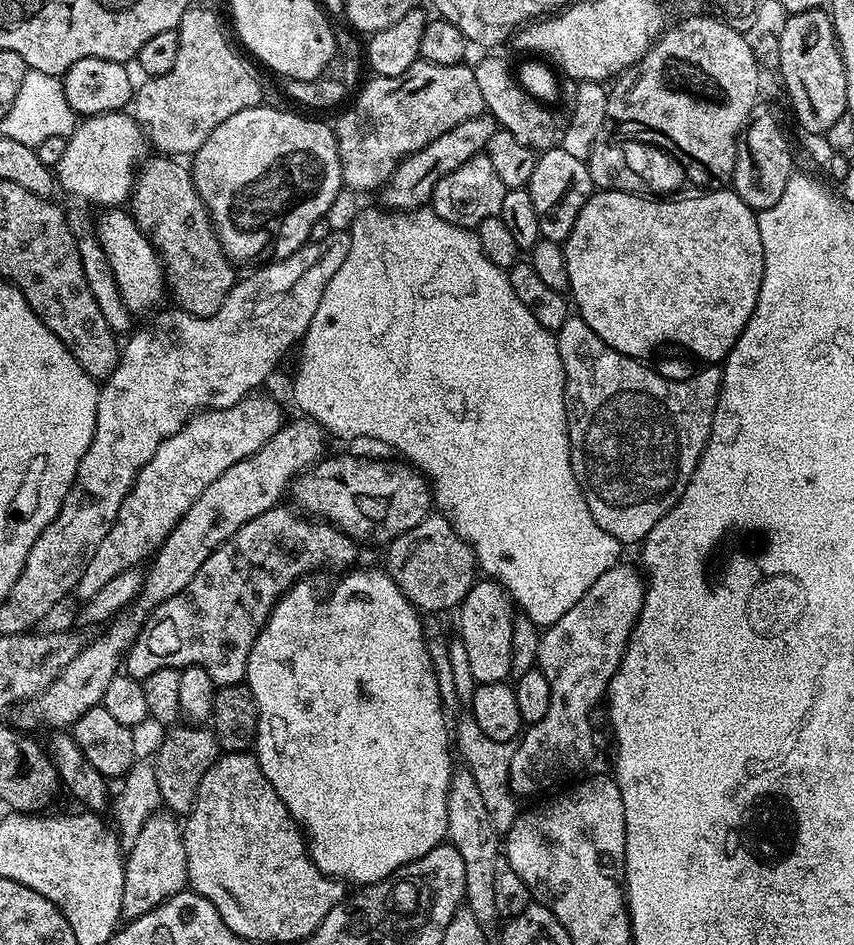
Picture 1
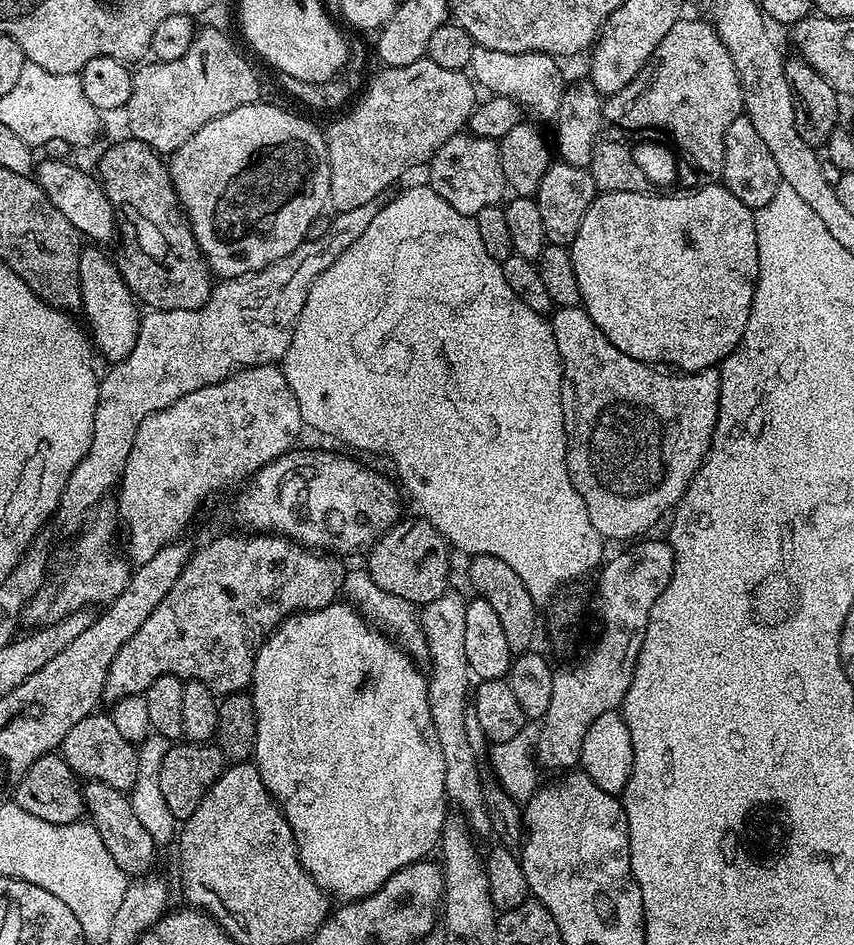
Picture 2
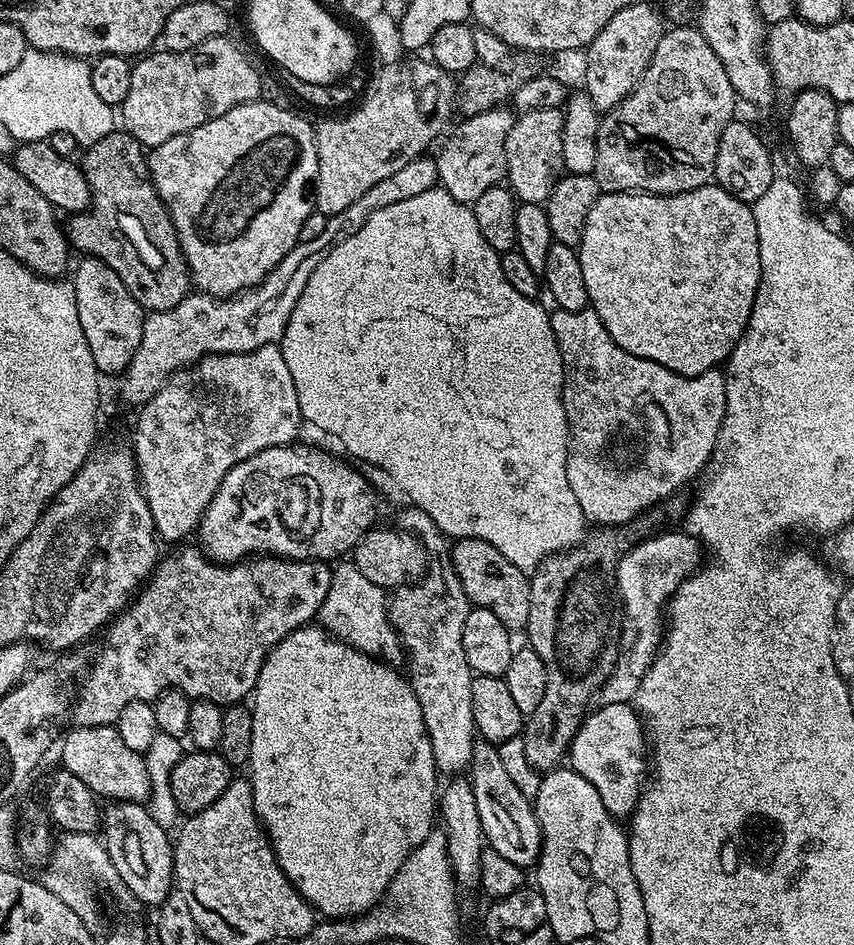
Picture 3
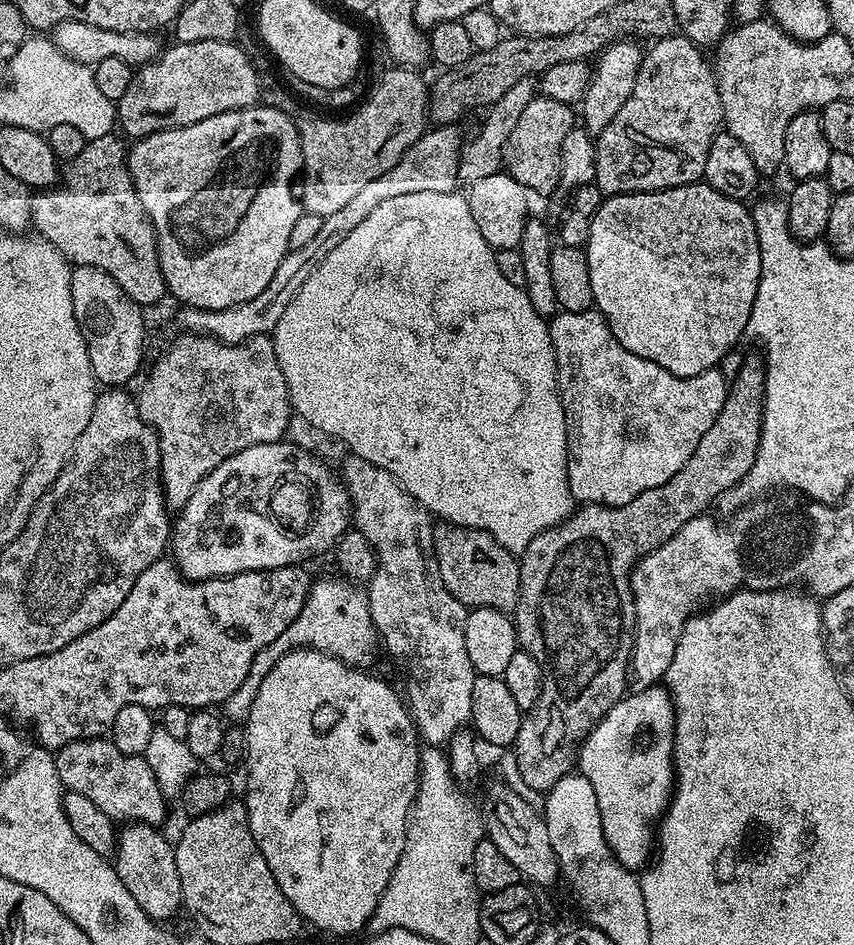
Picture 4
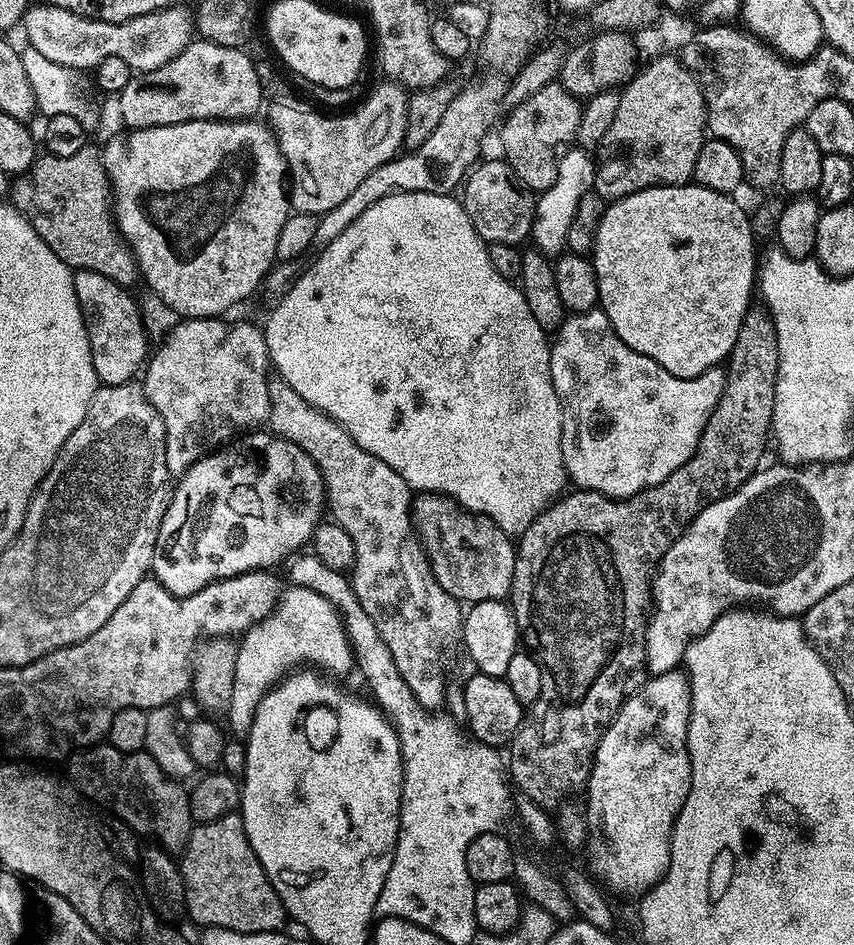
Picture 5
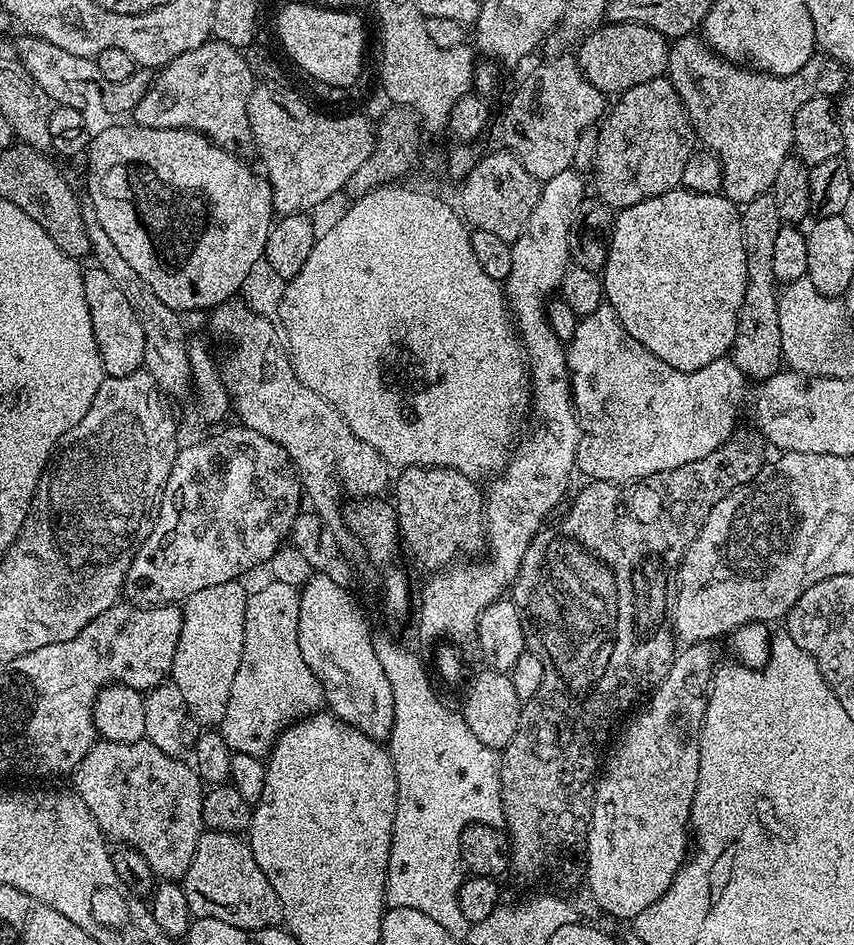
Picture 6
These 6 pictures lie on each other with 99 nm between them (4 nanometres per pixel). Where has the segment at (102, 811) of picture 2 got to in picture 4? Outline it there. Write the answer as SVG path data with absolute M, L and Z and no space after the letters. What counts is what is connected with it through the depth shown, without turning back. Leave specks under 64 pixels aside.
M131 825L119 829L114 853L114 867L121 874L140 872L134 883L136 900L153 918L164 918L167 912L180 912L182 908L182 882L178 878L178 862L173 841L151 825Z

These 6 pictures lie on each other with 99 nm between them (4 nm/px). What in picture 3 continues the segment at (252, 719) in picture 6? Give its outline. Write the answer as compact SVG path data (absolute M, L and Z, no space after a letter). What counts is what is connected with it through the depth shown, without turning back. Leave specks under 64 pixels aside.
M351 562L337 563L332 568L330 590L326 594L326 602L322 602L318 617L319 627L329 636L357 648L367 656L375 656L385 662L403 661L406 653L400 636L388 617L388 596L385 589L379 588L370 578L362 575L362 570Z

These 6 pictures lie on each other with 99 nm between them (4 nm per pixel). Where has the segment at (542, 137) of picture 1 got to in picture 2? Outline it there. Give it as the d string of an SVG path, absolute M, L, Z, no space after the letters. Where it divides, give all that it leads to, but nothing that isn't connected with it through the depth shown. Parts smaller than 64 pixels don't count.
M477 46L470 58L468 68L473 81L481 89L489 88L487 91L494 96L508 96L517 104L537 112L542 119L548 122L555 121L558 114L558 106L562 102L562 94L566 87L566 79L560 73L560 68L555 59L545 59L544 68L540 65L541 53L519 52L518 54L506 54L502 50L490 50Z

